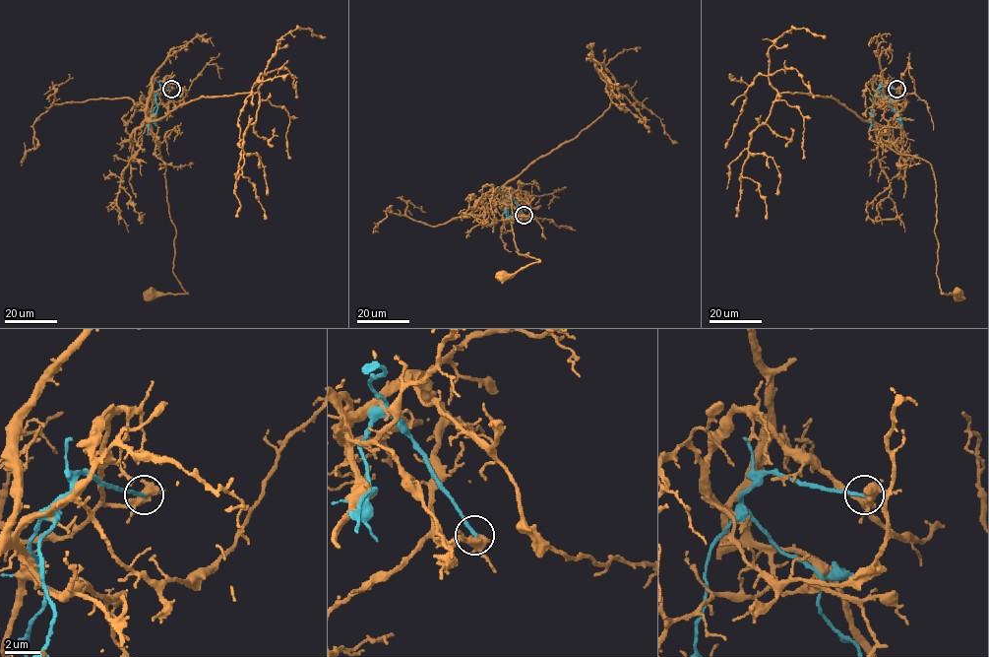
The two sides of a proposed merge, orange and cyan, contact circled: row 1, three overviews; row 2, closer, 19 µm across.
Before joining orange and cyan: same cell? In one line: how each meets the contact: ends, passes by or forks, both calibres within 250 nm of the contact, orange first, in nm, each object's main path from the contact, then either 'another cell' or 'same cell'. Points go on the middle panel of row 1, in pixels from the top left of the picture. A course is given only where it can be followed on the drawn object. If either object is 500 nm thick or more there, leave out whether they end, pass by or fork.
orange forks | cyan ends | 400/220 nm | orange via (524, 215), (518, 215), (516, 191), (504, 196), (498, 191), (508, 188), (518, 253), (539, 261), (501, 276) | cyan via (524, 215), (508, 191), (510, 189), (500, 187) | another cell

